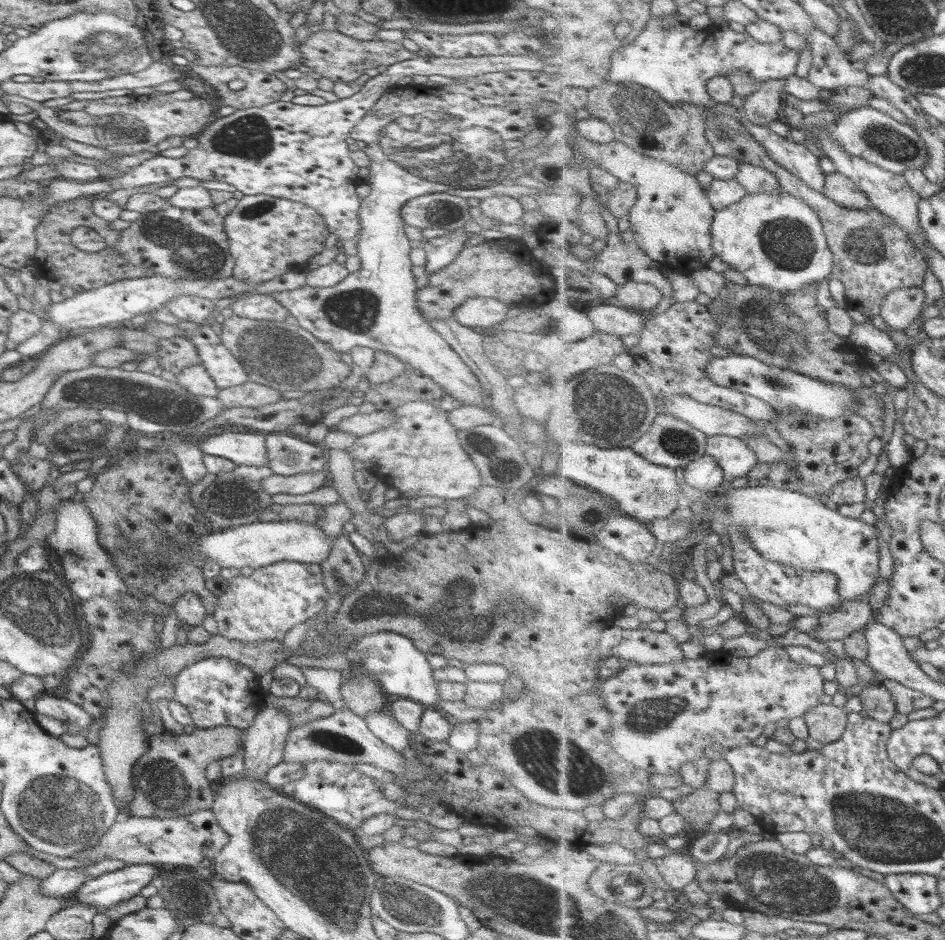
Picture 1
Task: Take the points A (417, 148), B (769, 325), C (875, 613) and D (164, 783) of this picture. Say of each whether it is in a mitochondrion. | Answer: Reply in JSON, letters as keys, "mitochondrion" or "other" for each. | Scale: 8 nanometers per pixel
{"A":"mitochondrion","B":"mitochondrion","C":"other","D":"mitochondrion"}

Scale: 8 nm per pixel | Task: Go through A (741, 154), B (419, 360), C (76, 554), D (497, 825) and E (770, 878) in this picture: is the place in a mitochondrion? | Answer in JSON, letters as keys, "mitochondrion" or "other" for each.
{"A":"other","B":"other","C":"mitochondrion","D":"other","E":"mitochondrion"}

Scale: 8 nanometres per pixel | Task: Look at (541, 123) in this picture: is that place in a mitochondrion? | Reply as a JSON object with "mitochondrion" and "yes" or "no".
{"mitochondrion":"no"}

